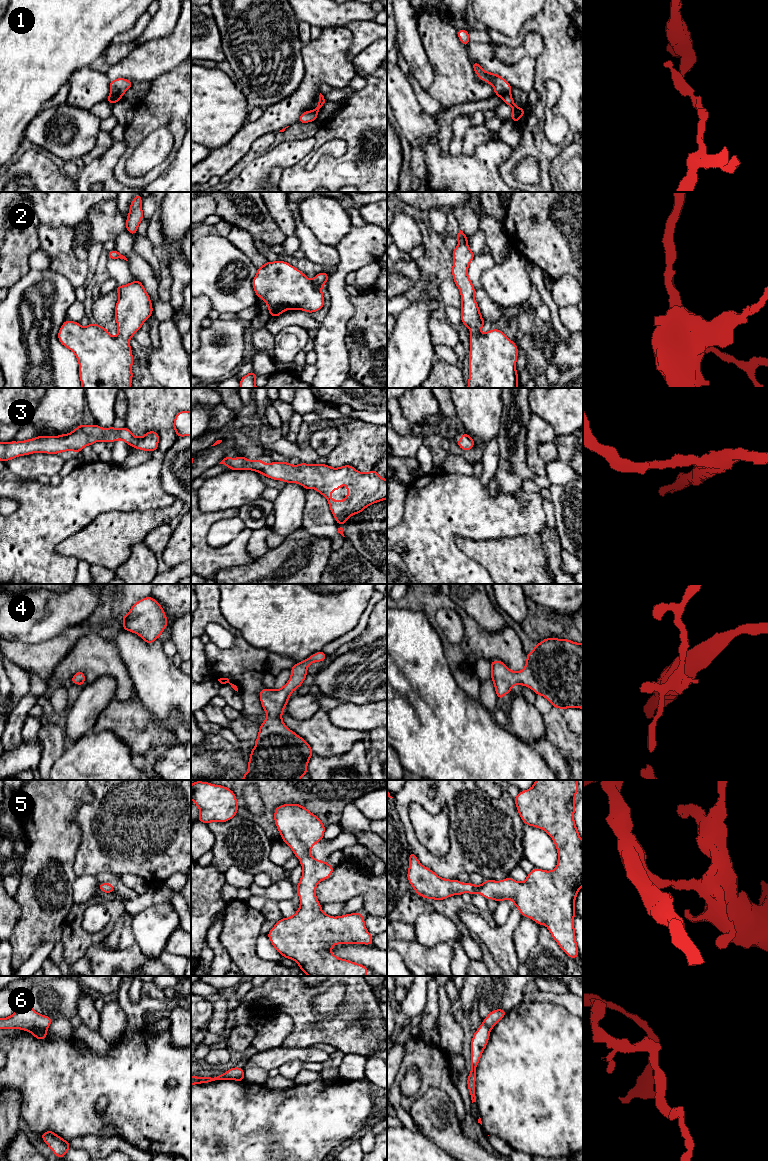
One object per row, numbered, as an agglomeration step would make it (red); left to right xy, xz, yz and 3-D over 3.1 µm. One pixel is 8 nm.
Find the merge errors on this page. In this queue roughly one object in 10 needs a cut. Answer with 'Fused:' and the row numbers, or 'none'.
Fused: 1, 6

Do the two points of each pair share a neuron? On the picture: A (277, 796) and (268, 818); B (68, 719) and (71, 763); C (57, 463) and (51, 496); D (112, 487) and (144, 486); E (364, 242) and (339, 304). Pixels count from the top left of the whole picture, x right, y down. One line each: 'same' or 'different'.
A: same
B: different
C: different
D: same
E: same

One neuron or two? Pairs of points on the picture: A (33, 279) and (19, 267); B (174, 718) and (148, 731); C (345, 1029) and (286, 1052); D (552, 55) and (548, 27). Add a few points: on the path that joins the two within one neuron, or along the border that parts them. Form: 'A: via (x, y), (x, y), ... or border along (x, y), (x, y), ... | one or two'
A: border along (31, 269), (10, 287) | two
B: via (168, 724), (161, 731), (154, 731) | one
C: border along (282, 1045), (311, 1046) | two
D: via (553, 48), (553, 34) | one

